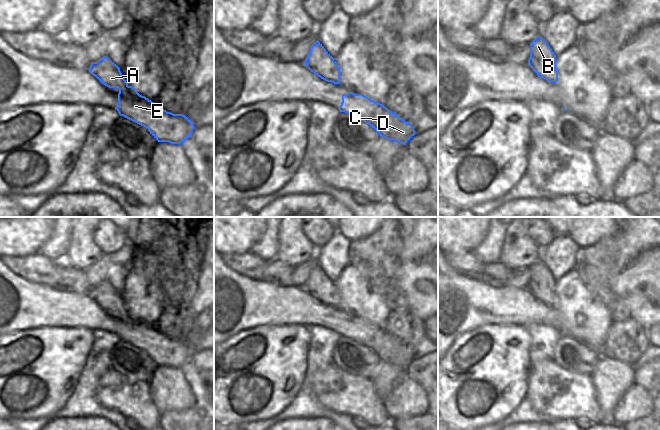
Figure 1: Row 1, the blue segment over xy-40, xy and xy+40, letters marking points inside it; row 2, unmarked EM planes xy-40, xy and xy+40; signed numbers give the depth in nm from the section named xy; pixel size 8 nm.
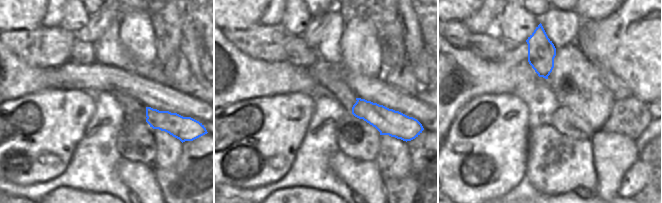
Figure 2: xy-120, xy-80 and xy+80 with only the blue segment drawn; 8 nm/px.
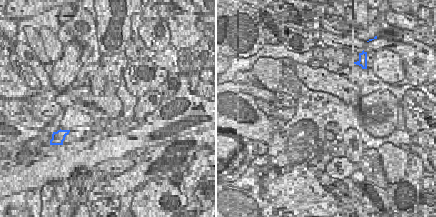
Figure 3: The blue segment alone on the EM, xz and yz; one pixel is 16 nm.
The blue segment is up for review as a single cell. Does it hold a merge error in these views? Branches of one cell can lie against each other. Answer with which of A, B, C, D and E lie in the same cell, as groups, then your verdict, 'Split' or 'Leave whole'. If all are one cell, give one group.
Groups: A B / C D E. Split

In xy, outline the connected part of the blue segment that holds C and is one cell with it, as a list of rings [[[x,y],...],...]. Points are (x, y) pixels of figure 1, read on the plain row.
[[[348,316],[342,319],[338,332],[369,348],[381,361],[403,369],[416,358],[414,351],[383,328],[375,326],[363,318]]]

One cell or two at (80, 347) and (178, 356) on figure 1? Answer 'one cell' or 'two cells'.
two cells

